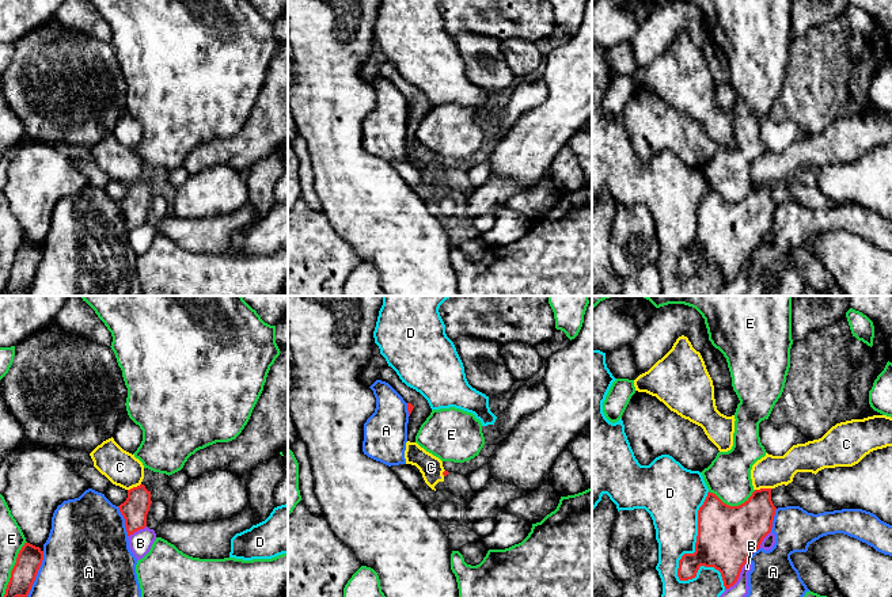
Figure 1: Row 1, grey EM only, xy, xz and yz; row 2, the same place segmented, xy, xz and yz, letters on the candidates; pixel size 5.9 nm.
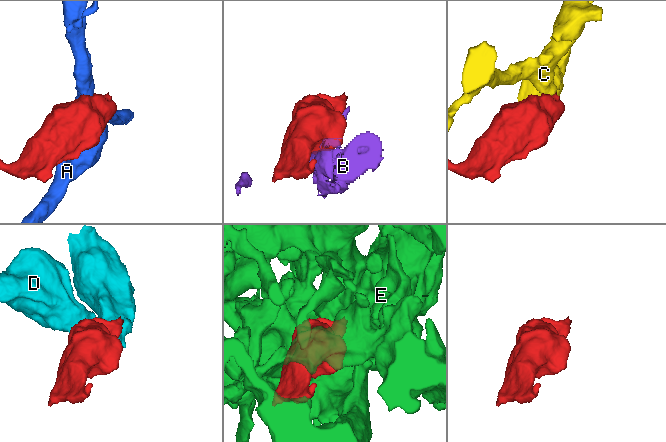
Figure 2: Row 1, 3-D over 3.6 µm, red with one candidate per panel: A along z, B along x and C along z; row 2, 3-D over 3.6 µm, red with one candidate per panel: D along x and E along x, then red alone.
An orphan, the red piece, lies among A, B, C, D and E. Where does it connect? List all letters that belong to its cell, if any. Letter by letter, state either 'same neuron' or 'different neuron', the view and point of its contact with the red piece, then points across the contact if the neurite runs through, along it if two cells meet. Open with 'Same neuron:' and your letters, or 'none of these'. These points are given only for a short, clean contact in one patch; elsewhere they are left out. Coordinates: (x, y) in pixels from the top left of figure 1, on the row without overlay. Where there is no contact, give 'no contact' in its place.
Same neuron: none of these
A: different neuron; meets red in xy at (37, 269)
B: different neuron; meets red in yz at (739, 272)
C: different neuron; meets red in yz at (763, 185); border along yz (771, 183), (755, 186)
D: different neuron; meets red in yz at (679, 258)
E: different neuron; meets red in xy at (12, 266)

